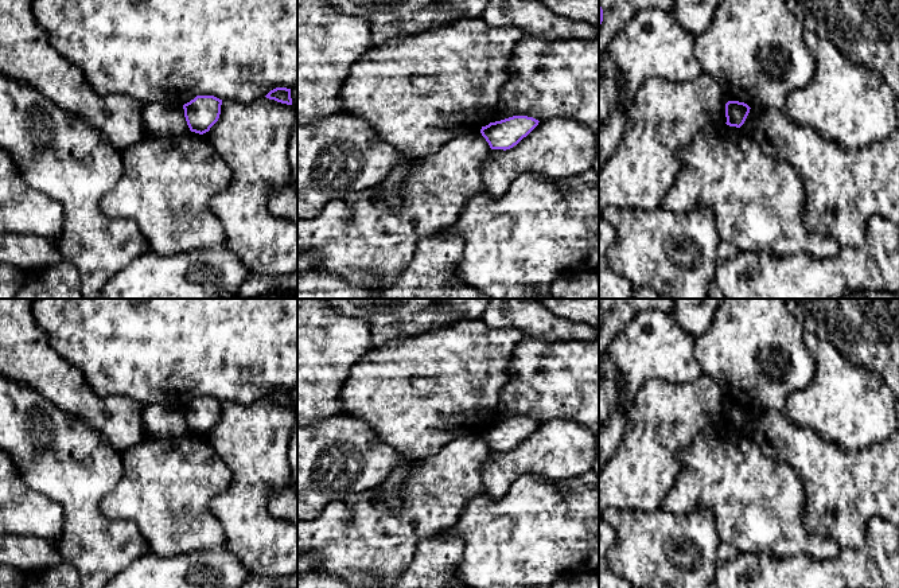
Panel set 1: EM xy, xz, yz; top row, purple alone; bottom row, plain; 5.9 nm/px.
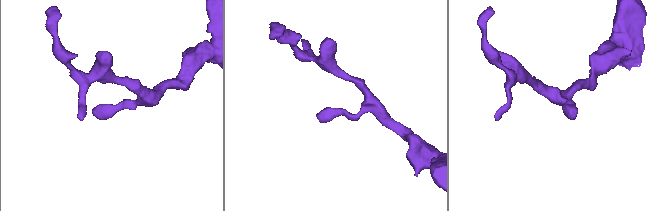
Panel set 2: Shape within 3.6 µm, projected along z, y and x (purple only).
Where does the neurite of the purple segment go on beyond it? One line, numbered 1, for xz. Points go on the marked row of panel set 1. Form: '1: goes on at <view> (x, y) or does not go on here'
1: does not go on here

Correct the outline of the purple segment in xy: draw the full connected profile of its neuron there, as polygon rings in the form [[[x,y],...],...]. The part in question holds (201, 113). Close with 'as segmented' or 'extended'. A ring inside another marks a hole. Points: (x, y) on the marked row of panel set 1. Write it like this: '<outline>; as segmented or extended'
[[[196,96],[183,105],[184,117],[191,132],[203,135],[218,121],[222,100],[214,96]]]; as segmented

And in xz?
[[[513,116],[482,126],[480,133],[491,149],[510,149],[526,137],[537,125],[538,120],[528,116]]]; as segmented

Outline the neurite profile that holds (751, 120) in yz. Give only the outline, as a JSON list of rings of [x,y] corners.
[[[750,109],[750,113],[748,113],[744,124],[740,126],[740,129],[746,135],[751,136],[754,129],[755,129],[755,126],[756,126],[759,116],[760,116],[760,110],[759,109]]]

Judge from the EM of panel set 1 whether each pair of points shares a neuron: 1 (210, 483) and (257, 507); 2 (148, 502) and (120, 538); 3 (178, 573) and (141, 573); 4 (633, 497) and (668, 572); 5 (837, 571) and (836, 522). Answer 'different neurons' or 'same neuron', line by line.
1: different neurons
2: different neurons
3: same neuron
4: different neurons
5: different neurons

